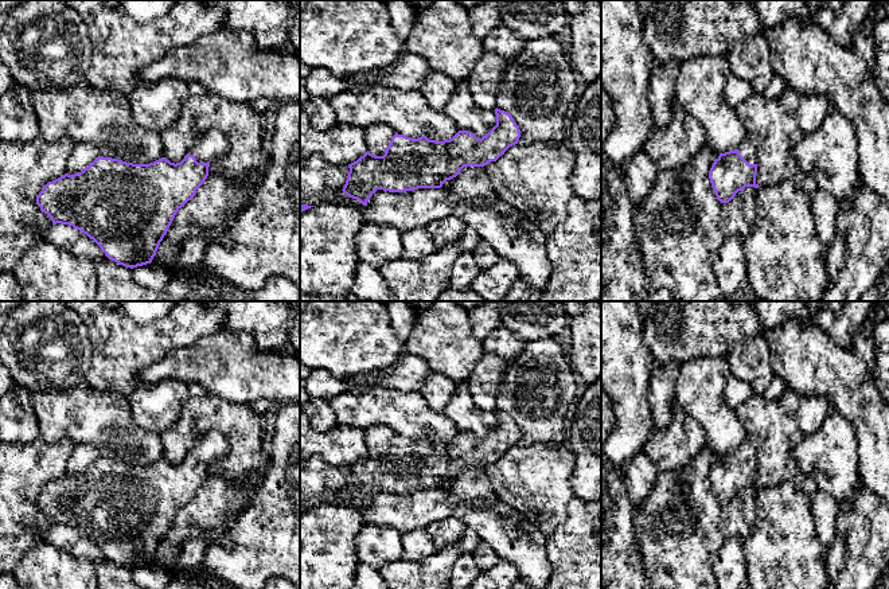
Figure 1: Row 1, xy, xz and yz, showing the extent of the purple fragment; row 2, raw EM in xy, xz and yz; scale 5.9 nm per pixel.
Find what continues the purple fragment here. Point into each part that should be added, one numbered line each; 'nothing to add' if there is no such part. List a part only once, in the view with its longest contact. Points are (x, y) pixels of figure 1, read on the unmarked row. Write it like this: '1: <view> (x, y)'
1: xy (213, 447)

